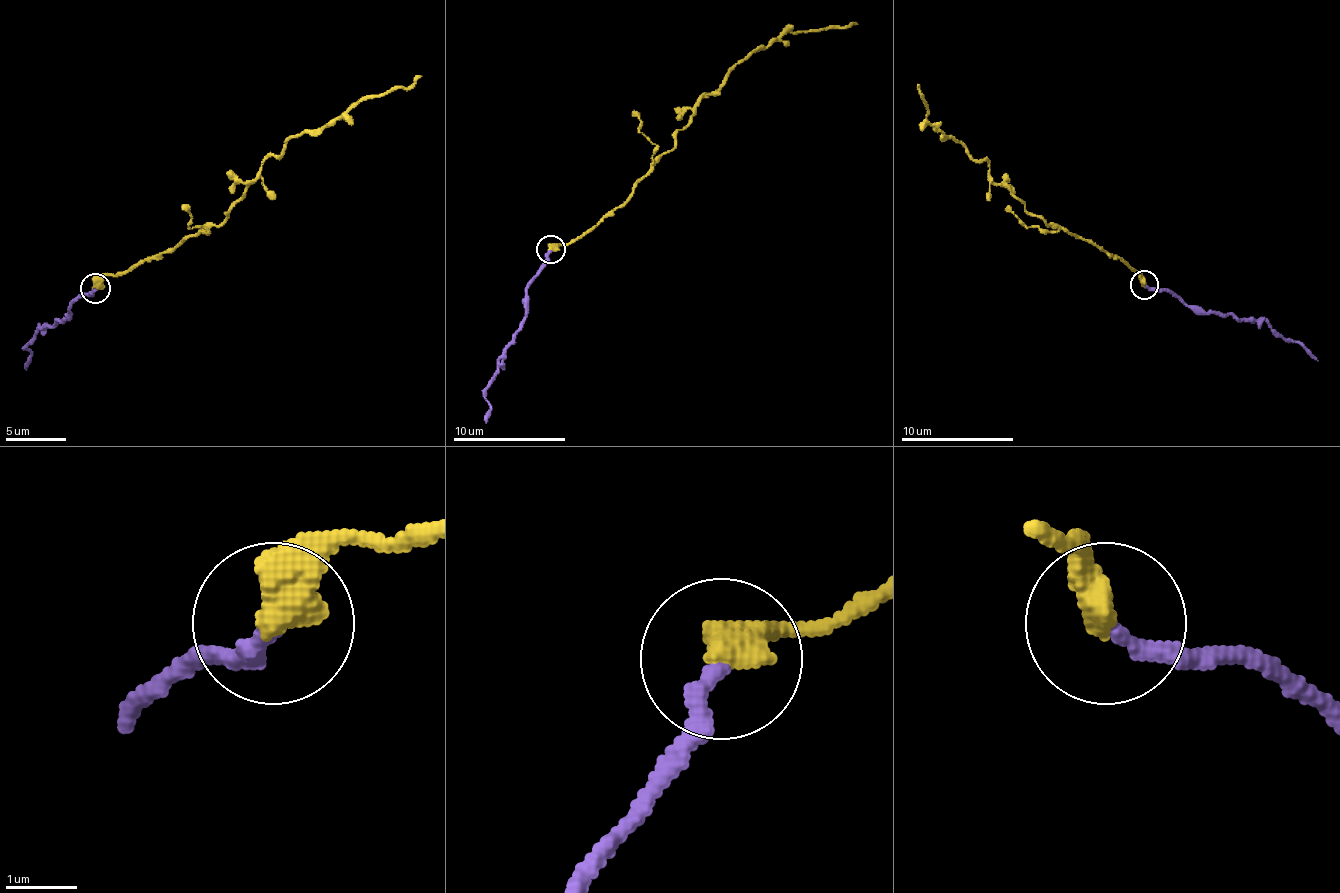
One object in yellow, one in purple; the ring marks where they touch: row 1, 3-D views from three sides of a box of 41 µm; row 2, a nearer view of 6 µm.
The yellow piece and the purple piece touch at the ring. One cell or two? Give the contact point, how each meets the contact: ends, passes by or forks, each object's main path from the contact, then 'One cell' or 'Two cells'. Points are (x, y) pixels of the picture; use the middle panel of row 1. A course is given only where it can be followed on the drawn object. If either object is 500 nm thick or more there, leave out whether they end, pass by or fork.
Place: (550, 249). Course of yellow: (551, 250), (582, 239), (610, 216), (670, 151), (698, 101), (737, 64), (788, 30), (858, 25). Course of purple: (551, 250), (526, 292), (526, 320), (506, 349), (500, 368), (486, 391), (489, 405), (486, 422). One cell

